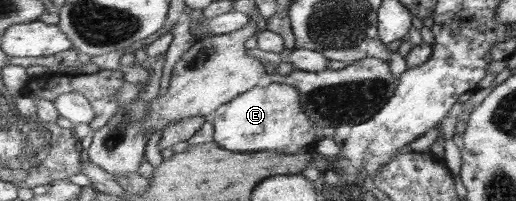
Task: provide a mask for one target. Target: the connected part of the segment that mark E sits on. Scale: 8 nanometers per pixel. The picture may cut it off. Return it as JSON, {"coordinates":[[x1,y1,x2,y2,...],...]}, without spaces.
{"coordinates":[[263,83,237,97,235,101,223,105,212,116,211,121,215,128,214,141,230,151,250,153,259,151,271,151,283,154,295,155,297,151,315,148,317,138,315,134,319,130,311,117,303,109,302,94,294,85,279,83]]}

